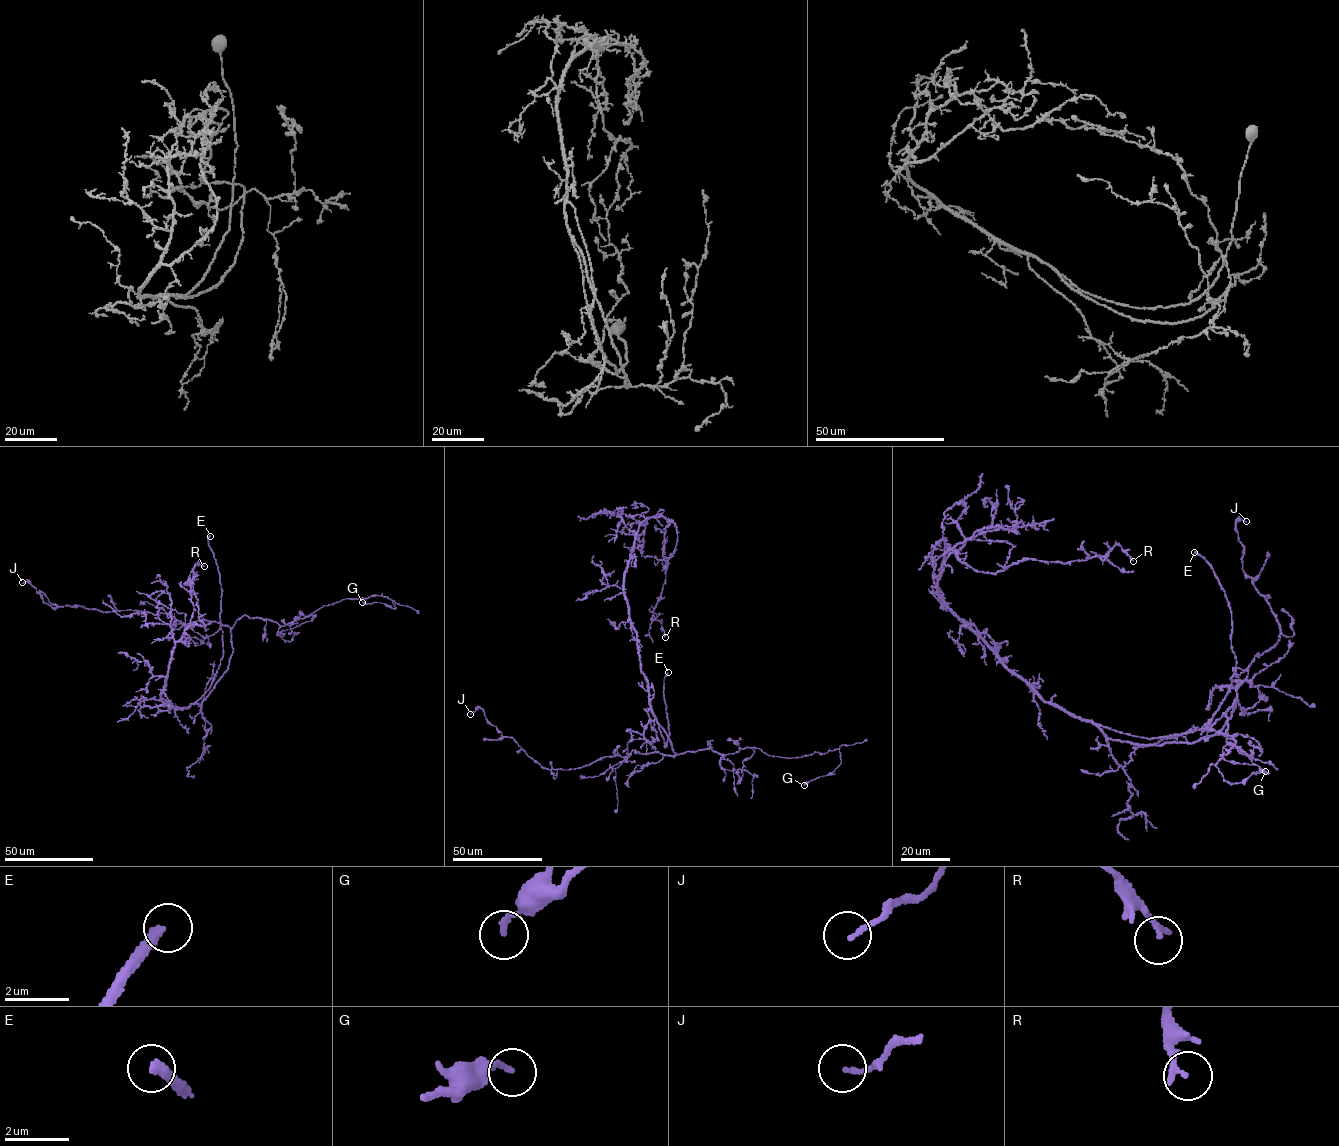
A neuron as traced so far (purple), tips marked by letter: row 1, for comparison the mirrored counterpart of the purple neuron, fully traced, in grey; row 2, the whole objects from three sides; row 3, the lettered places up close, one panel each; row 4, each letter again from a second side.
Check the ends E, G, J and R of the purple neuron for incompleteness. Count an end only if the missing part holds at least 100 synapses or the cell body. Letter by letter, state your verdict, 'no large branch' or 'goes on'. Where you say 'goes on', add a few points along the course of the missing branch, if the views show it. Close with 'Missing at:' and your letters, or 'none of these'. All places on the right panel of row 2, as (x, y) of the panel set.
E: goes on | (1194, 552), (1191, 524)
G: no large branch
J: no large branch
R: no large branch
Missing at: E

